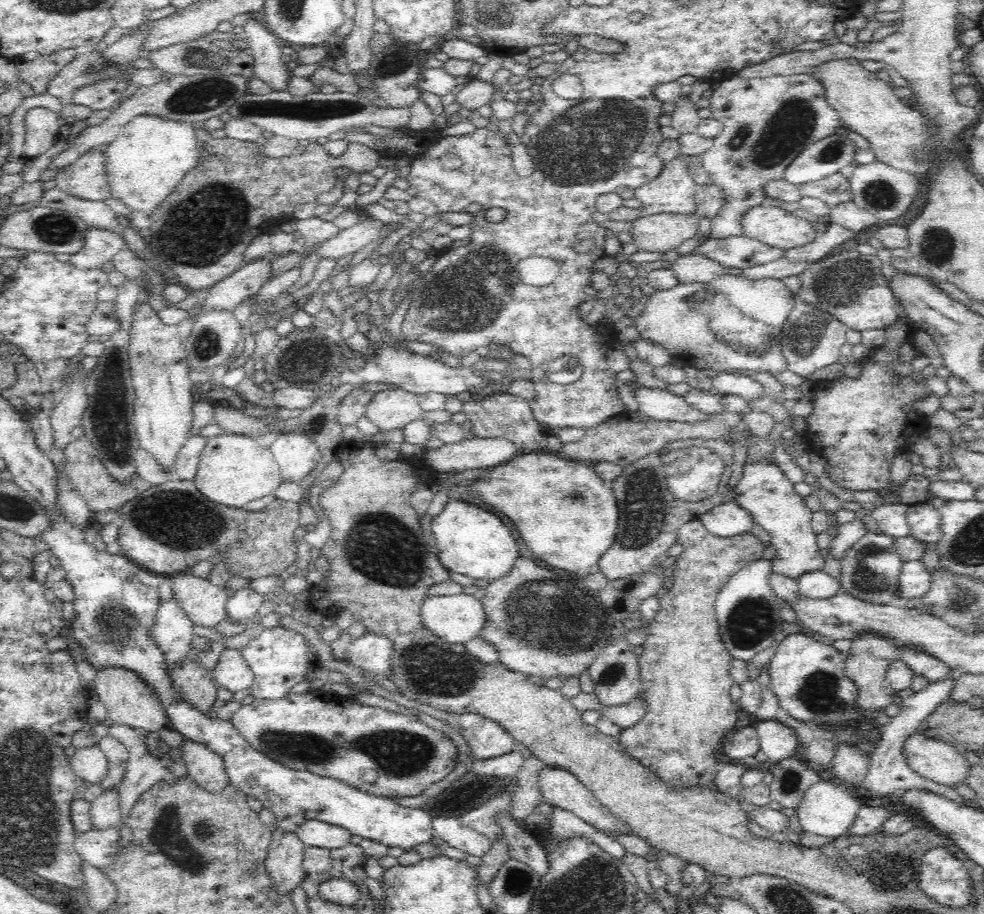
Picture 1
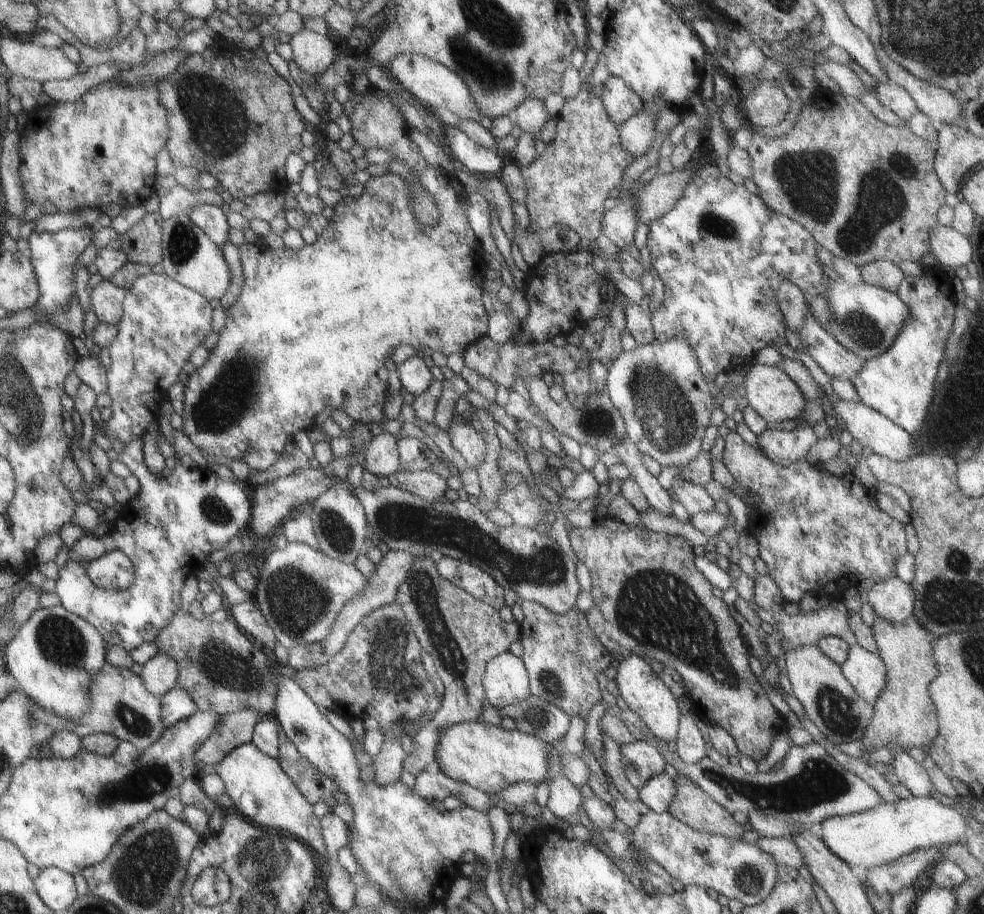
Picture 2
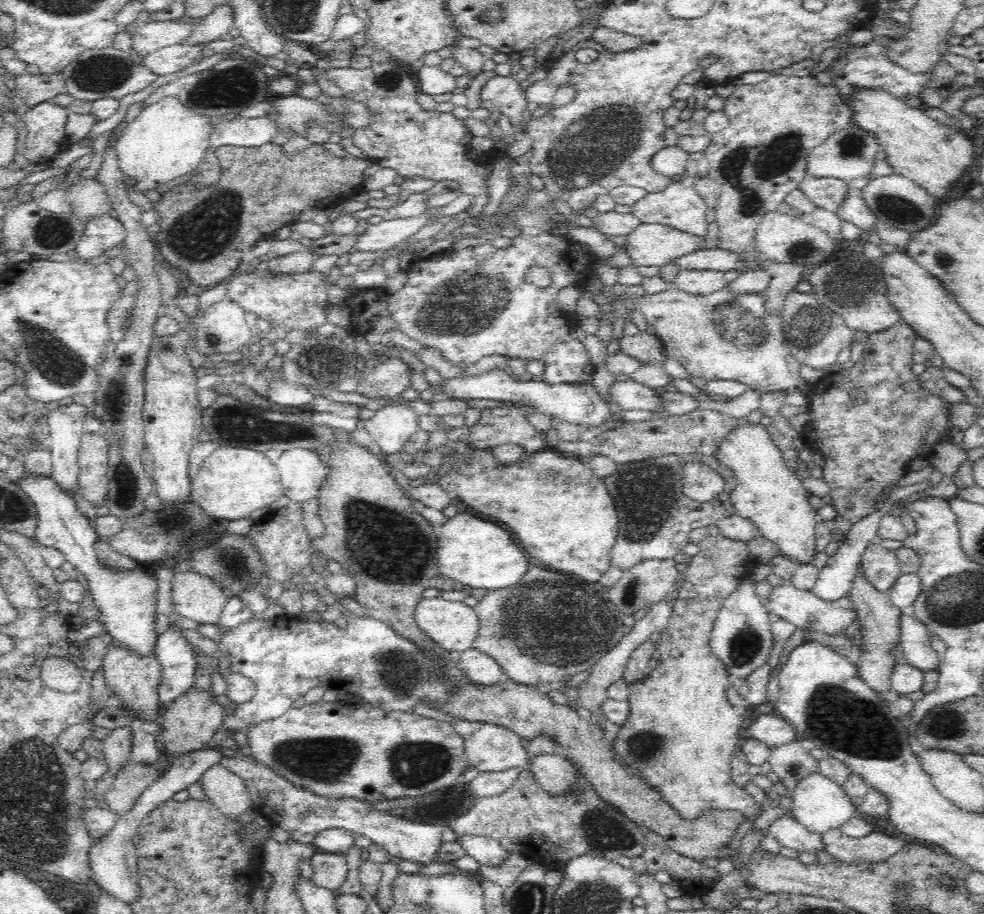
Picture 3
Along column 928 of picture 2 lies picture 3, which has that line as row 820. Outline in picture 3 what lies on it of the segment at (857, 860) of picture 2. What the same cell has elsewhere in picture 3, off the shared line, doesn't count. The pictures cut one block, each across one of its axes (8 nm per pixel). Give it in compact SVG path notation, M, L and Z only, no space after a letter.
M820 772L810 774L802 782L798 782L798 786L794 788L794 792L790 796L794 800L794 806L792 806L794 818L806 830L820 834L820 836L826 832L832 832L832 830L840 830L842 824L846 824L848 820L852 820L858 814L854 802L846 794L846 790L842 786L838 786L834 780L826 778L826 774L820 774Z

